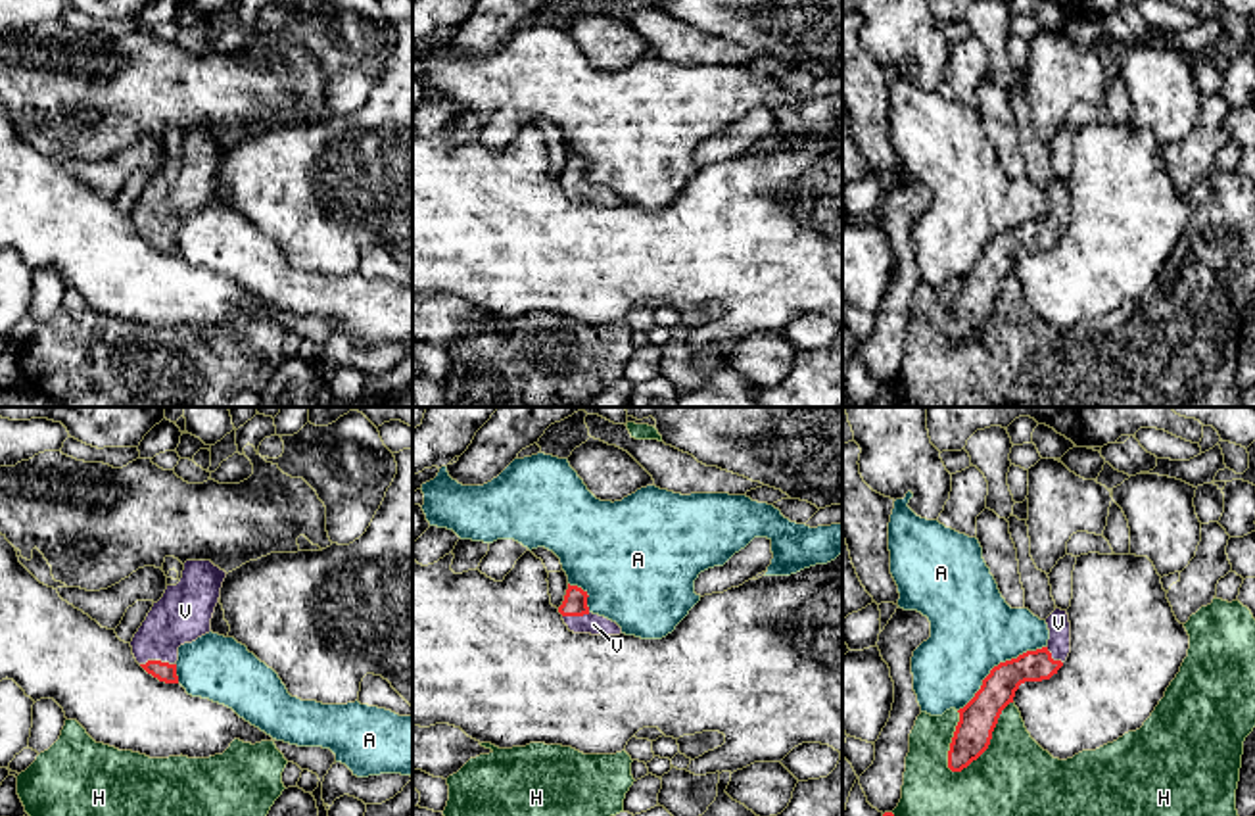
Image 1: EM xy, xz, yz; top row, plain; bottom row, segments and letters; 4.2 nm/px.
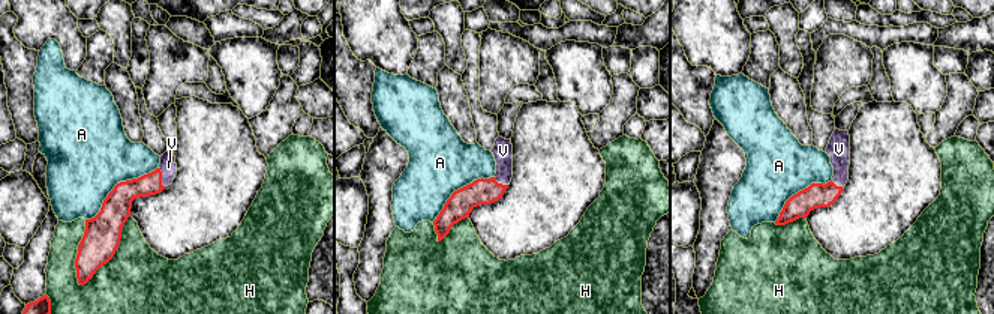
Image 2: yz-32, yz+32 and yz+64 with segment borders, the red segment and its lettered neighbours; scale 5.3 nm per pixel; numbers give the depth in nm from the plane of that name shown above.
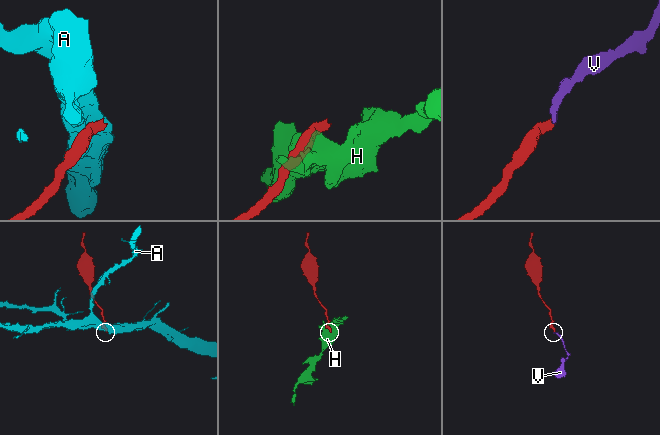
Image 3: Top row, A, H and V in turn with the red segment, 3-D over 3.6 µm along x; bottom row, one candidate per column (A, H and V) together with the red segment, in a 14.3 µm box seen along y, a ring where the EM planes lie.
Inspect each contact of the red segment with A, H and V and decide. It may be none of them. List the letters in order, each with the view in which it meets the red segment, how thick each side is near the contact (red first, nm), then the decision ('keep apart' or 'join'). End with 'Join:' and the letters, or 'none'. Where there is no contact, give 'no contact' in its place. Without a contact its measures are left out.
A: contact in yz; calibres 160 and 360 nm; keep apart
H: contact in yz; calibres 160 and 380 nm; keep apart
V: contact in xy; calibres 80 and 240 nm; join
Join: V

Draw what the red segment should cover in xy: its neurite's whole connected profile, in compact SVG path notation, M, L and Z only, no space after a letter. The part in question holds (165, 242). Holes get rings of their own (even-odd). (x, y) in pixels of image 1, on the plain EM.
M186 131L177 156L167 156L134 204L136 232L165 253L178 253L178 217L211 202L226 142L211 131Z

